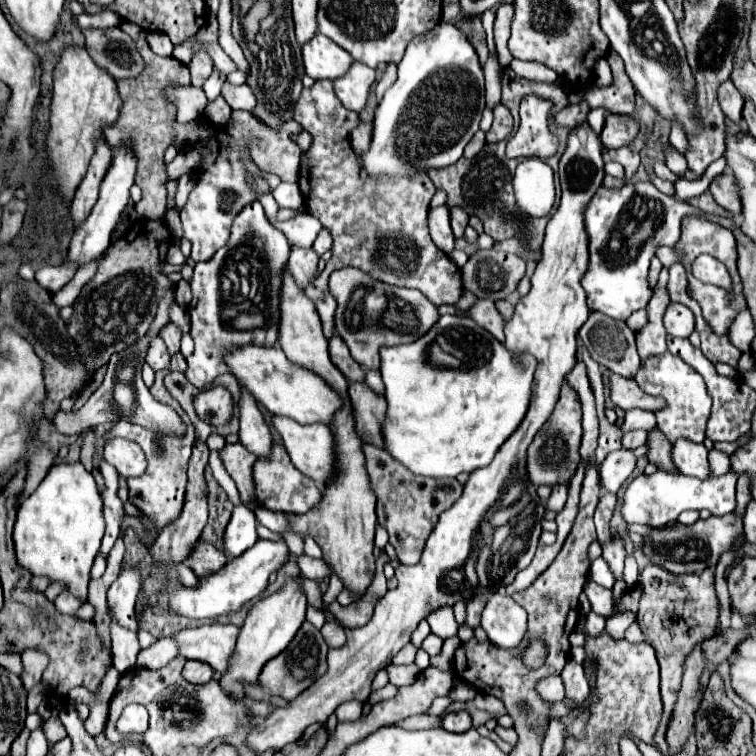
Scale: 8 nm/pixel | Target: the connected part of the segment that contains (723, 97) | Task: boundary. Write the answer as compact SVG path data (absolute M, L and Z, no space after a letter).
M727 80L725 84L719 86L719 104L721 104L721 110L725 112L725 116L731 122L741 122L743 120L743 102L745 102L745 98L733 86L731 80Z

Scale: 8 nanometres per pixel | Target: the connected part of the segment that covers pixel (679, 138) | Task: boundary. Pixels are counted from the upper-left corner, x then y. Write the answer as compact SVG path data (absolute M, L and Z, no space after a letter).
M674 121L672 123L669 142L679 152L681 152L681 154L685 154L685 152L688 150L688 141L686 139L682 125L678 121Z

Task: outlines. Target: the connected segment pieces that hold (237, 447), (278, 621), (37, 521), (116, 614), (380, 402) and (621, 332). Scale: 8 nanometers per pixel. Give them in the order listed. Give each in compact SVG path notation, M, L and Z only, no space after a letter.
M225 444L225 448L219 452L219 456L221 456L225 470L235 480L237 490L241 494L241 500L249 508L255 510L257 504L253 504L253 500L255 500L253 464L255 464L257 456L253 456L247 448L243 448L243 444Z
M289 578L289 580L285 582L285 586L283 586L279 592L275 592L275 594L271 594L271 596L259 600L259 602L251 608L251 612L249 612L249 616L247 616L247 620L245 620L241 632L239 632L237 646L235 646L233 656L231 656L231 660L229 660L229 668L227 668L227 672L225 672L225 674L221 676L221 680L219 680L221 688L223 688L233 700L237 700L237 702L247 700L247 694L245 694L247 684L255 684L255 686L259 684L261 668L263 668L273 656L281 654L281 652L289 646L289 642L291 642L293 636L297 634L297 630L301 628L301 624L303 624L303 620L305 620L307 600L305 600L305 594L301 592L297 580L299 580L299 578Z
M75 460L75 462L61 462L55 464L43 482L37 486L37 490L19 506L17 512L17 522L13 530L13 540L15 540L15 552L17 552L17 562L31 570L33 576L47 576L53 582L61 580L69 586L69 592L79 596L79 600L87 600L87 584L89 584L89 570L93 566L95 554L101 546L105 530L105 520L103 520L103 500L101 492L95 484L95 478L85 466Z
M127 568L119 574L119 578L111 584L107 592L107 602L115 622L131 632L137 632L135 620L135 600L141 588L141 574L137 568Z
M349 382L355 430L367 444L381 446L381 422L385 418L385 398L375 394L365 382Z
M591 312L589 326L581 326L577 336L595 362L625 378L635 376L641 358L635 346L635 332L631 332L625 322L601 312Z

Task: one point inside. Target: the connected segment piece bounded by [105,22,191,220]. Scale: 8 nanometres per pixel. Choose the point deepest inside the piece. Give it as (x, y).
(144, 124)

